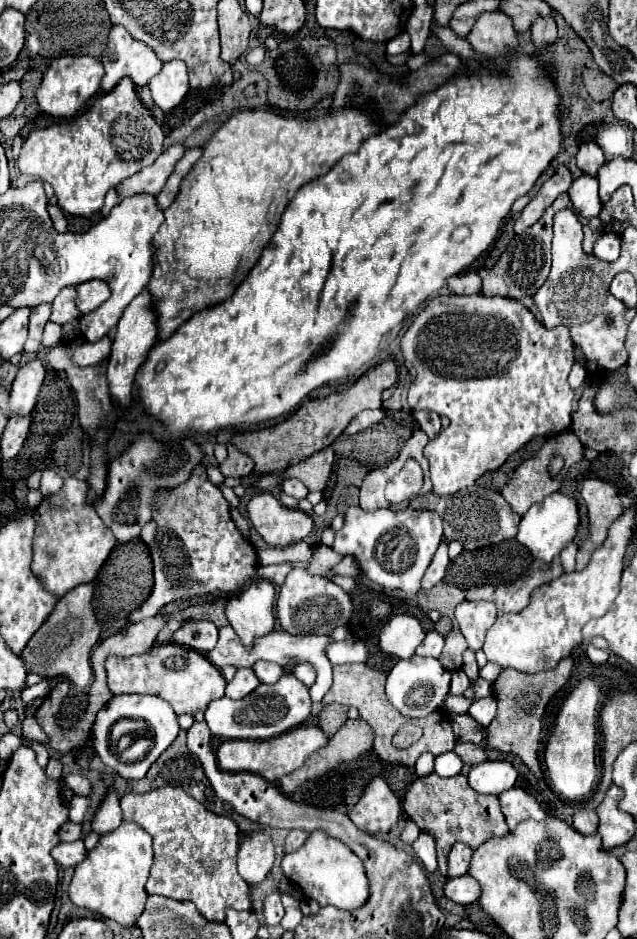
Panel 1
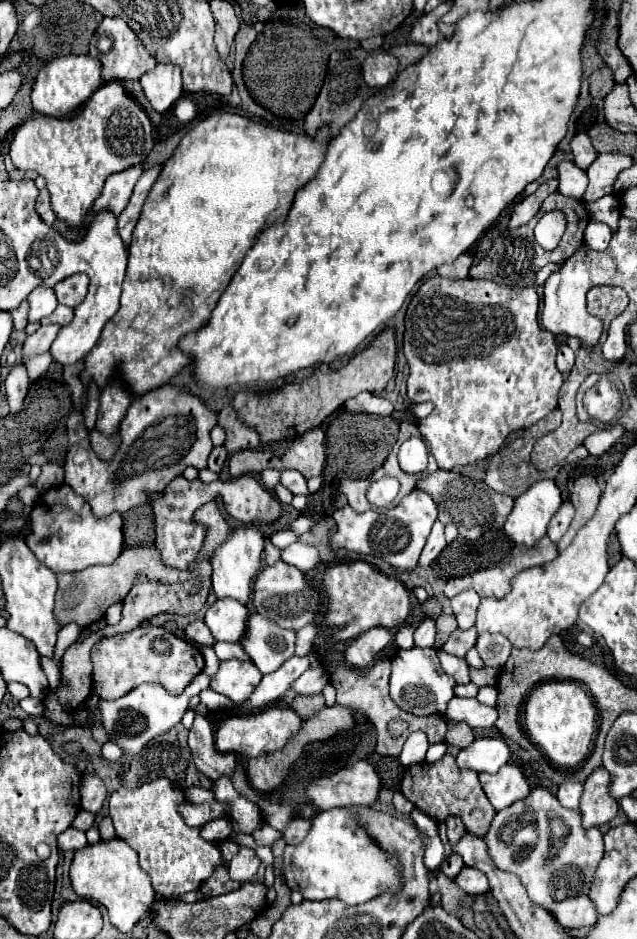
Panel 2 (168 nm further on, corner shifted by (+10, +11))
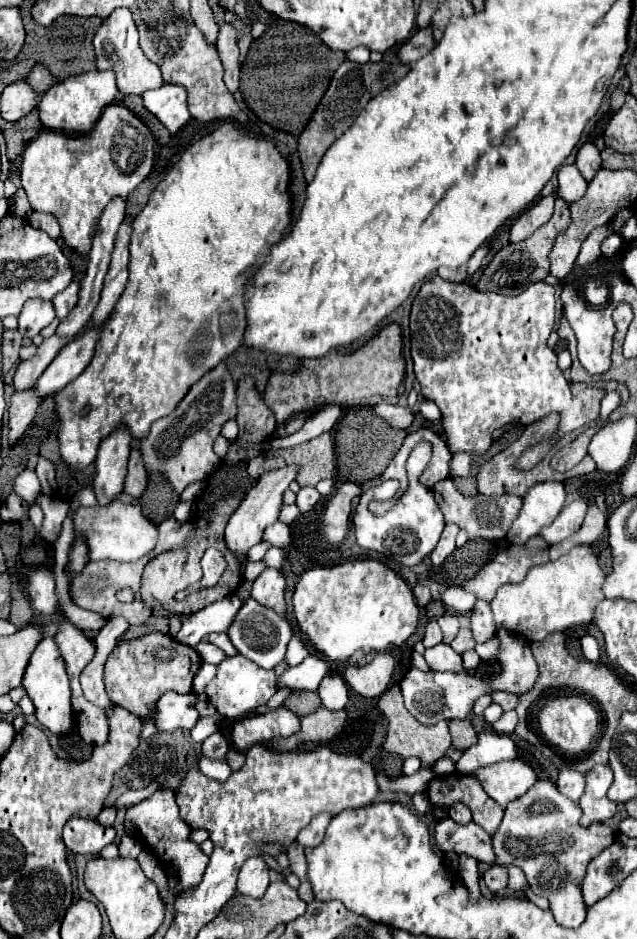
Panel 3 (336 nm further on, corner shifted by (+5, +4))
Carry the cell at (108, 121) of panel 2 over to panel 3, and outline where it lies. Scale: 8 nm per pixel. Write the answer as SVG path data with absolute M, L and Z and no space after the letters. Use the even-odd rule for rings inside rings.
M110 104L88 134L68 136L42 130L22 154L20 180L34 210L56 216L64 242L86 254L96 222L114 196L126 198L152 170L156 140L150 128L126 106Z

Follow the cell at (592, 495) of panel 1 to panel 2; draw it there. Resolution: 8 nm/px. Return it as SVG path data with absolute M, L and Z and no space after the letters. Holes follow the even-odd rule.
M583 475L573 483L573 491L571 491L571 499L575 505L575 517L571 521L569 531L561 537L561 541L557 543L557 549L563 551L569 547L569 543L573 541L575 533L595 515L595 509L599 505L599 497L601 497L601 489L595 481L595 477L591 475Z

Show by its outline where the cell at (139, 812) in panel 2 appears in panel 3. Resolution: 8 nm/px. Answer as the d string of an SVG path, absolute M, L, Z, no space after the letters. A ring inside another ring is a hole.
M158 790L144 802L130 806L126 810L124 822L130 824L130 828L142 836L144 844L150 848L150 852L158 858L162 866L170 866L174 870L174 876L178 878L178 884L182 890L190 890L200 884L204 876L204 868L208 864L208 856L200 850L196 842L190 840L192 830L178 816L174 790Z

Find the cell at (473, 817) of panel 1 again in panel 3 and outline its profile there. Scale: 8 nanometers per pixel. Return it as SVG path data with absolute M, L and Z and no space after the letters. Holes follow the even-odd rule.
M452 772L442 778L434 778L428 782L424 794L434 808L448 810L456 802L466 804L472 812L474 824L484 828L490 836L498 830L504 816L504 810L484 792L480 780L472 774L462 776L460 772Z

